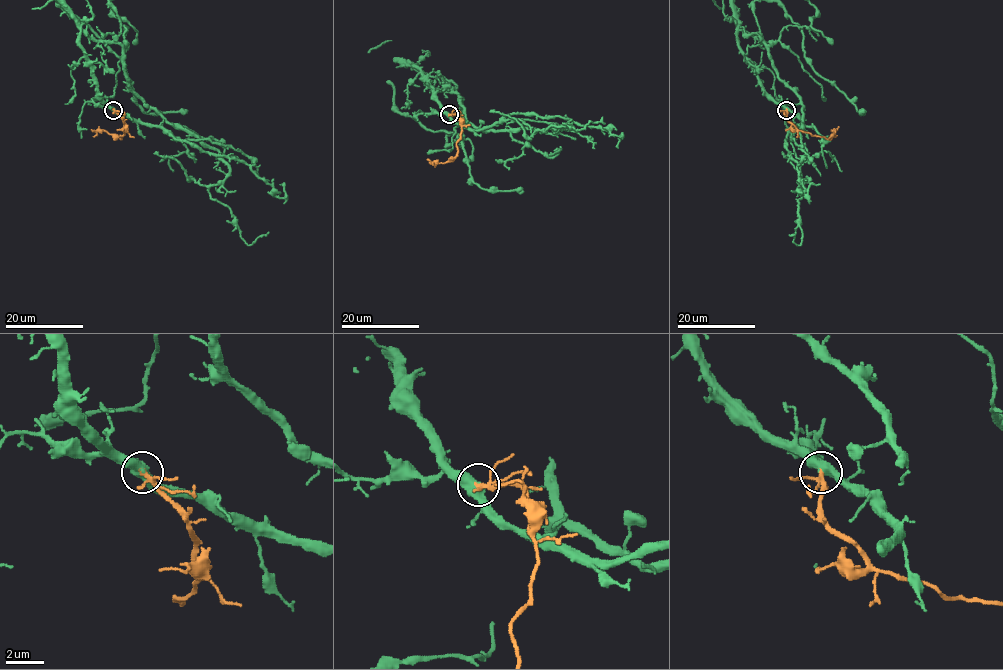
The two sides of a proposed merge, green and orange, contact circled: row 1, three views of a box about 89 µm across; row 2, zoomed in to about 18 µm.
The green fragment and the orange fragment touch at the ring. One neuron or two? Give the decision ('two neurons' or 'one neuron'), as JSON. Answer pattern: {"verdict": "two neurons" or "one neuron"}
{"verdict": "one neuron"}

